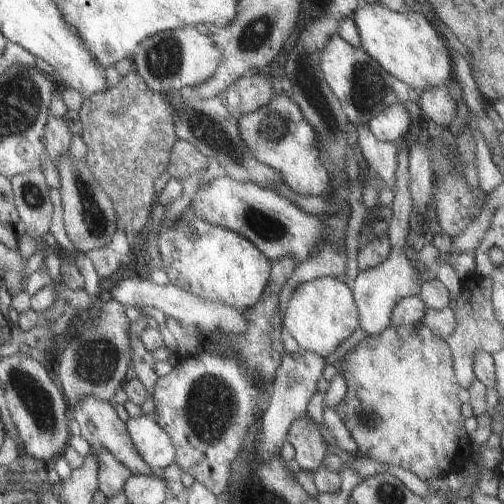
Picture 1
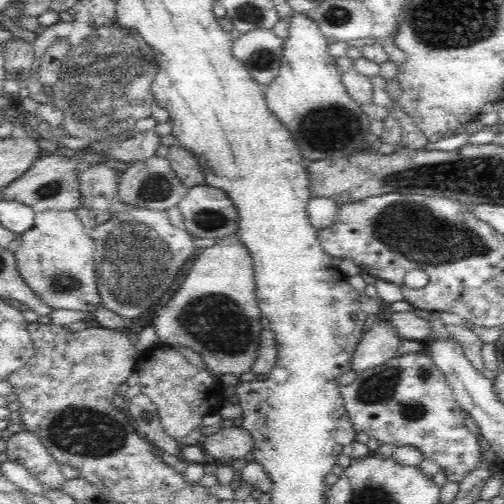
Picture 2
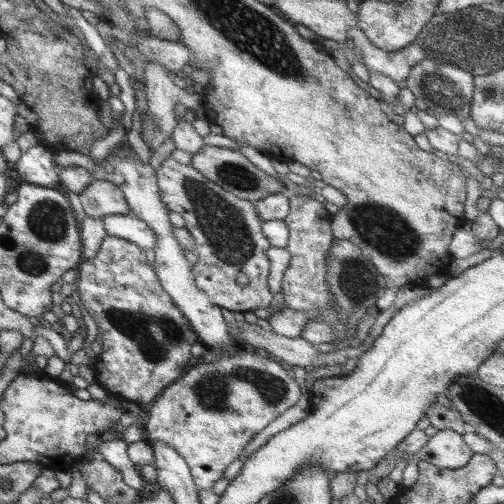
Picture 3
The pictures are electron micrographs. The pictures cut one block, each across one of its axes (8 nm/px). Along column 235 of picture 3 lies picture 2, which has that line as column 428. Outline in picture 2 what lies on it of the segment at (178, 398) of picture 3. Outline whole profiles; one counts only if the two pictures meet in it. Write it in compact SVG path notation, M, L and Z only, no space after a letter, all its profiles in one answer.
M400 354L378 368L362 372L354 384L344 386L342 398L356 430L366 430L370 438L376 438L382 444L418 448L426 460L434 460L440 464L440 470L448 470L448 480L462 482L470 470L478 468L480 442L466 428L466 414L430 354Z

